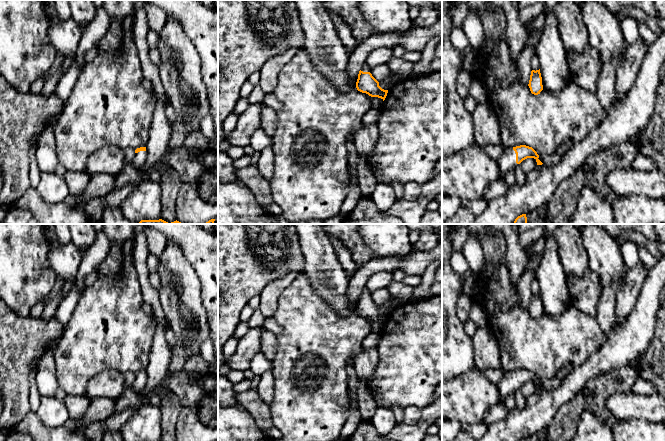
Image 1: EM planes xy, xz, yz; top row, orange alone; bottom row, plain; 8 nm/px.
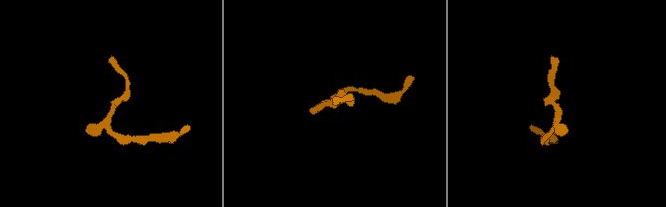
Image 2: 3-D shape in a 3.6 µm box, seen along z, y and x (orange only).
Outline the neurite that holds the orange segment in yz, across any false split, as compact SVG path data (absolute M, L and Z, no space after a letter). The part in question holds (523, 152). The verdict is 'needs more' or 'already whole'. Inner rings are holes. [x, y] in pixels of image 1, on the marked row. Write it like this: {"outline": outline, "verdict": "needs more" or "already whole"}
{"outline": "M520 145L506 149L503 155L496 160L500 169L500 177L505 180L506 173L509 170L513 170L517 164L520 164L527 158L534 158L537 165L543 164L538 159L539 155L532 147Z", "verdict": "needs more"}

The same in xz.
{"outline": "M365 63L359 71L356 88L362 93L366 93L371 97L381 98L385 100L388 90L384 90L379 86L379 82L370 73L370 67Z", "verdict": "needs more"}

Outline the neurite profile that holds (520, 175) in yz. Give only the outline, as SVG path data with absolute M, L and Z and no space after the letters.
M516 164L513 170L516 174L516 183L518 185L523 185L526 179L526 174L523 172L520 164Z

